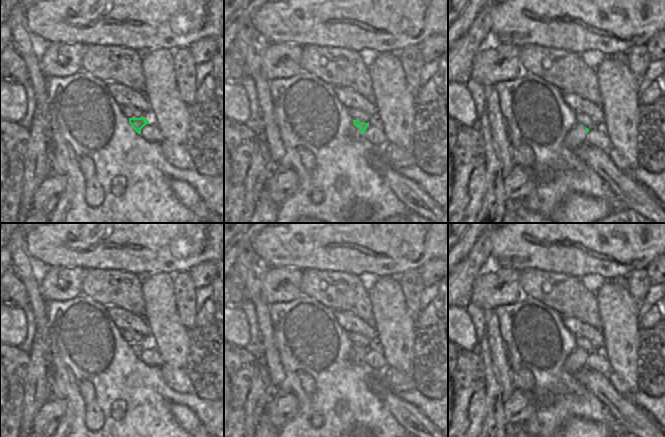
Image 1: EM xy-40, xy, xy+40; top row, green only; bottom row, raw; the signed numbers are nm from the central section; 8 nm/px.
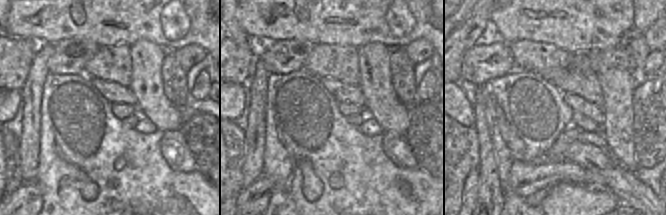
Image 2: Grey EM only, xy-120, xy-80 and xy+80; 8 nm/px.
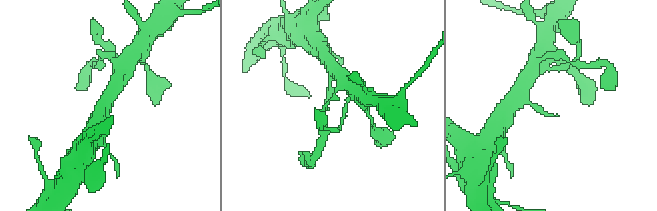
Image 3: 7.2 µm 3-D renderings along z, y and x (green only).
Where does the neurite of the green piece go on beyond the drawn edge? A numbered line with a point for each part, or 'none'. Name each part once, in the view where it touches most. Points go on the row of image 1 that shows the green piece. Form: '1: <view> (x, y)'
none.

